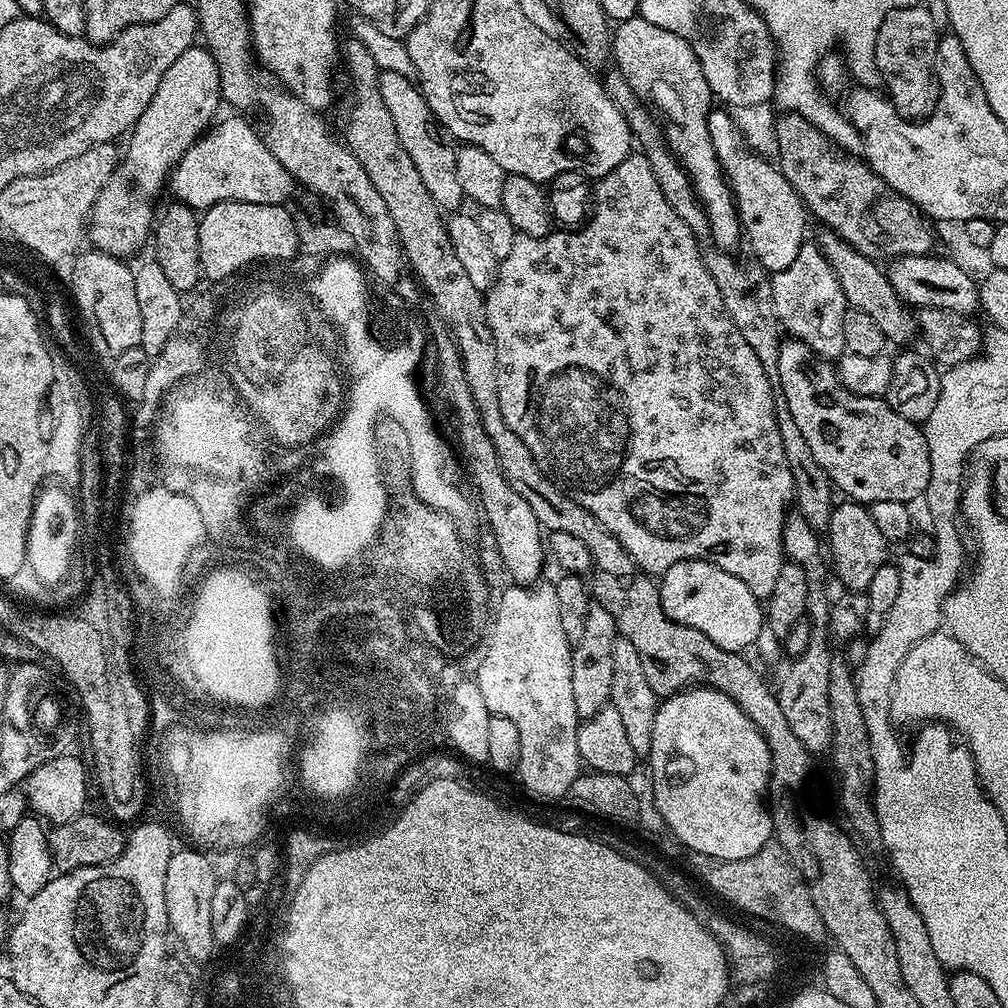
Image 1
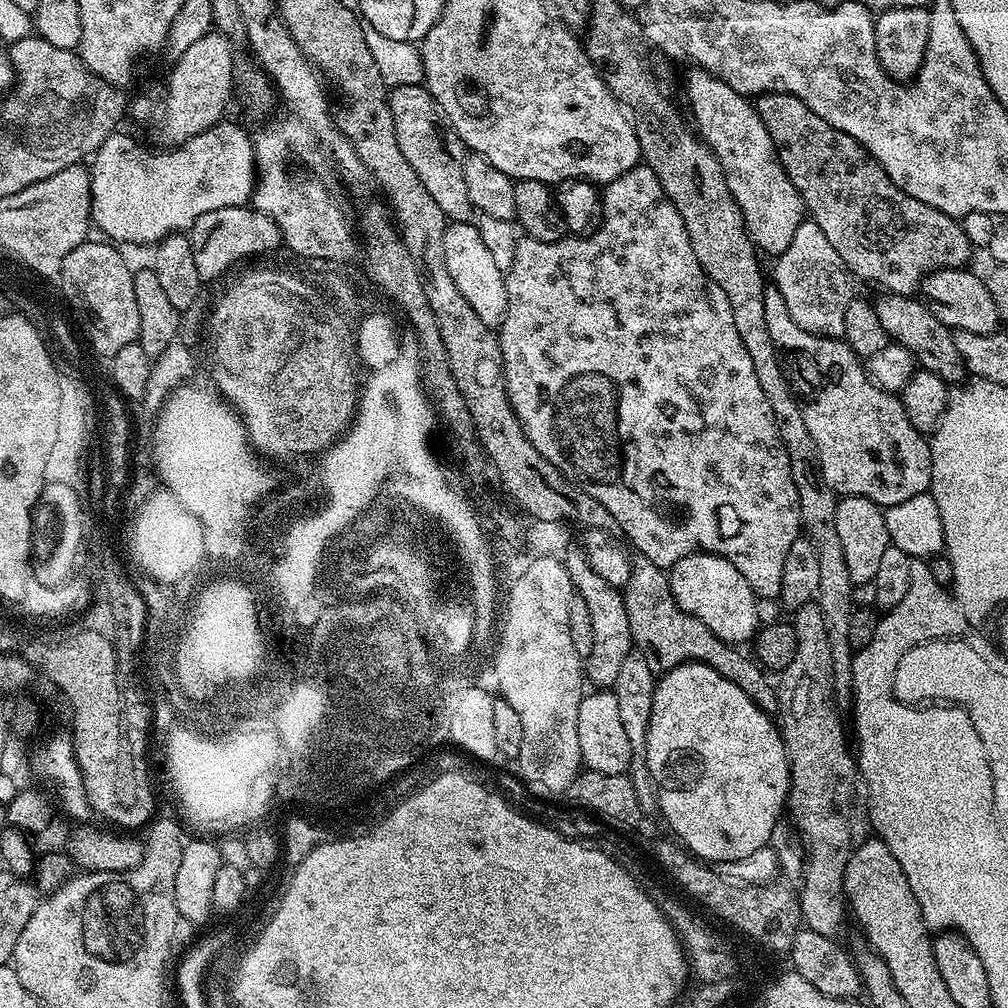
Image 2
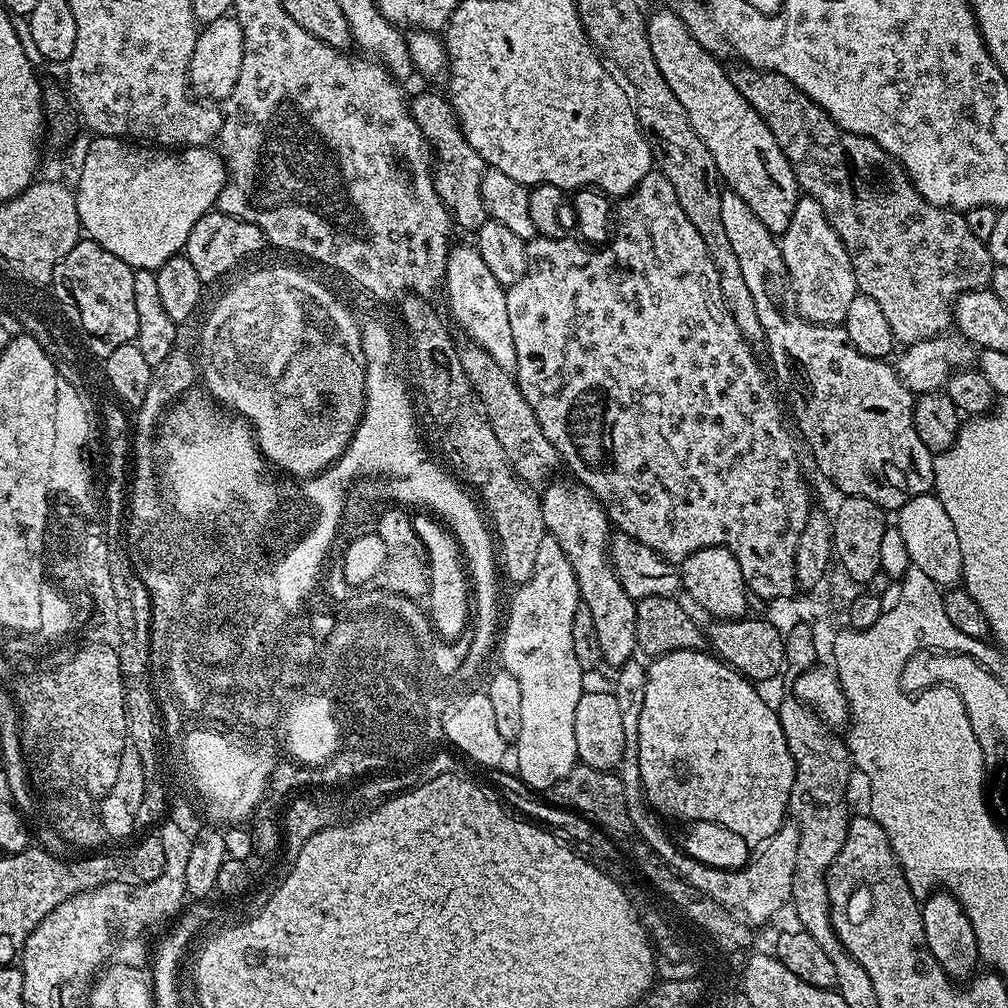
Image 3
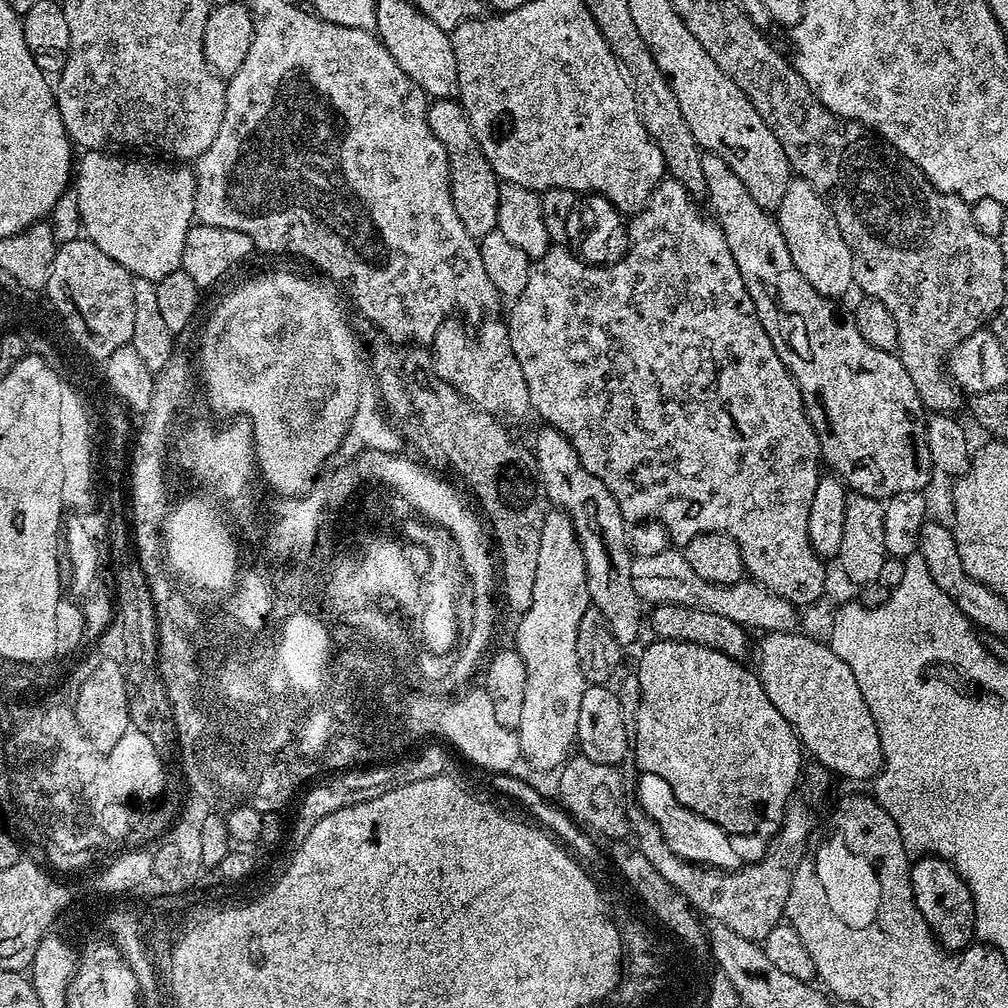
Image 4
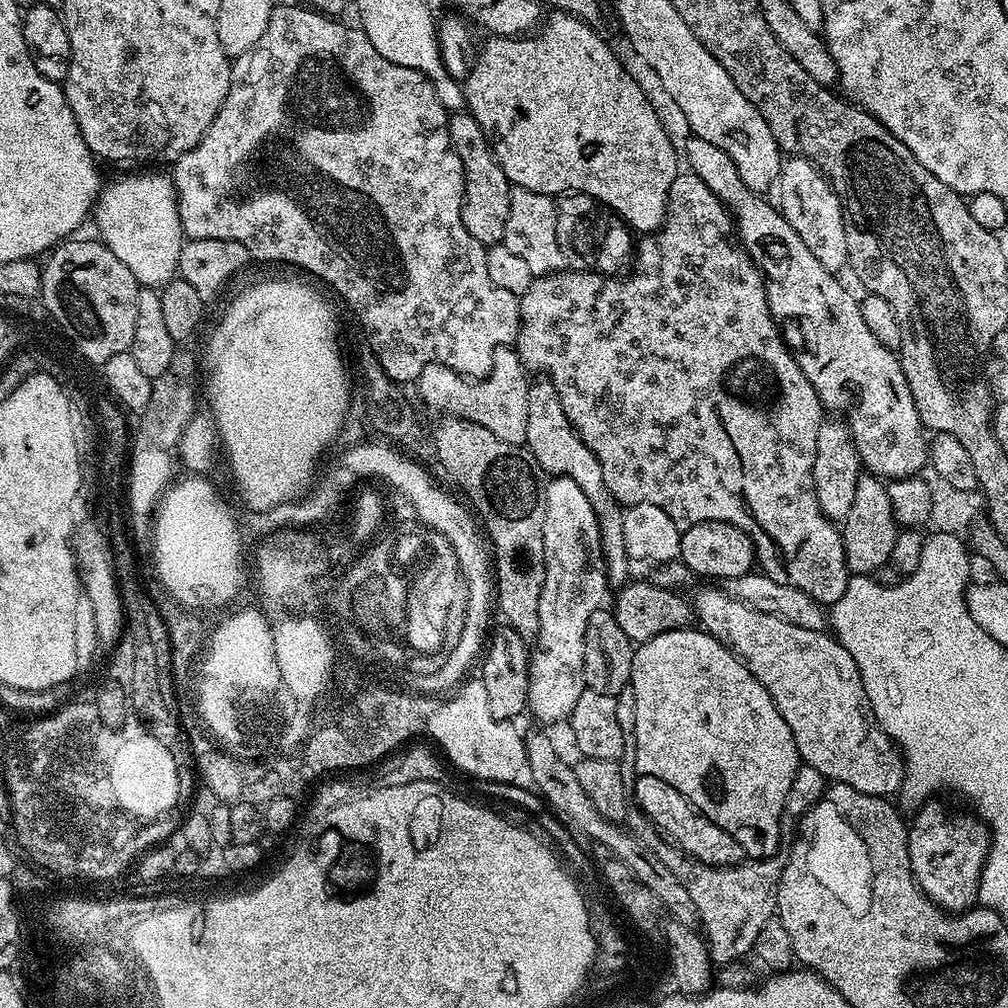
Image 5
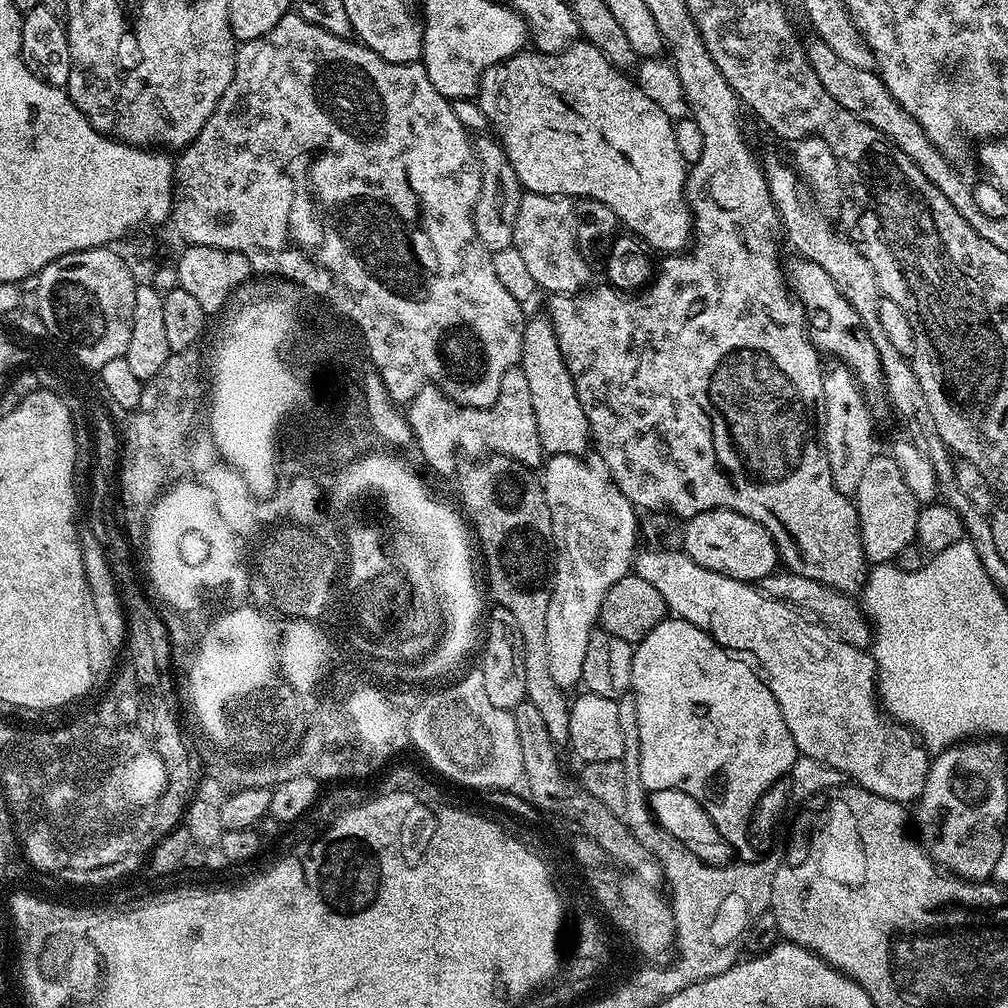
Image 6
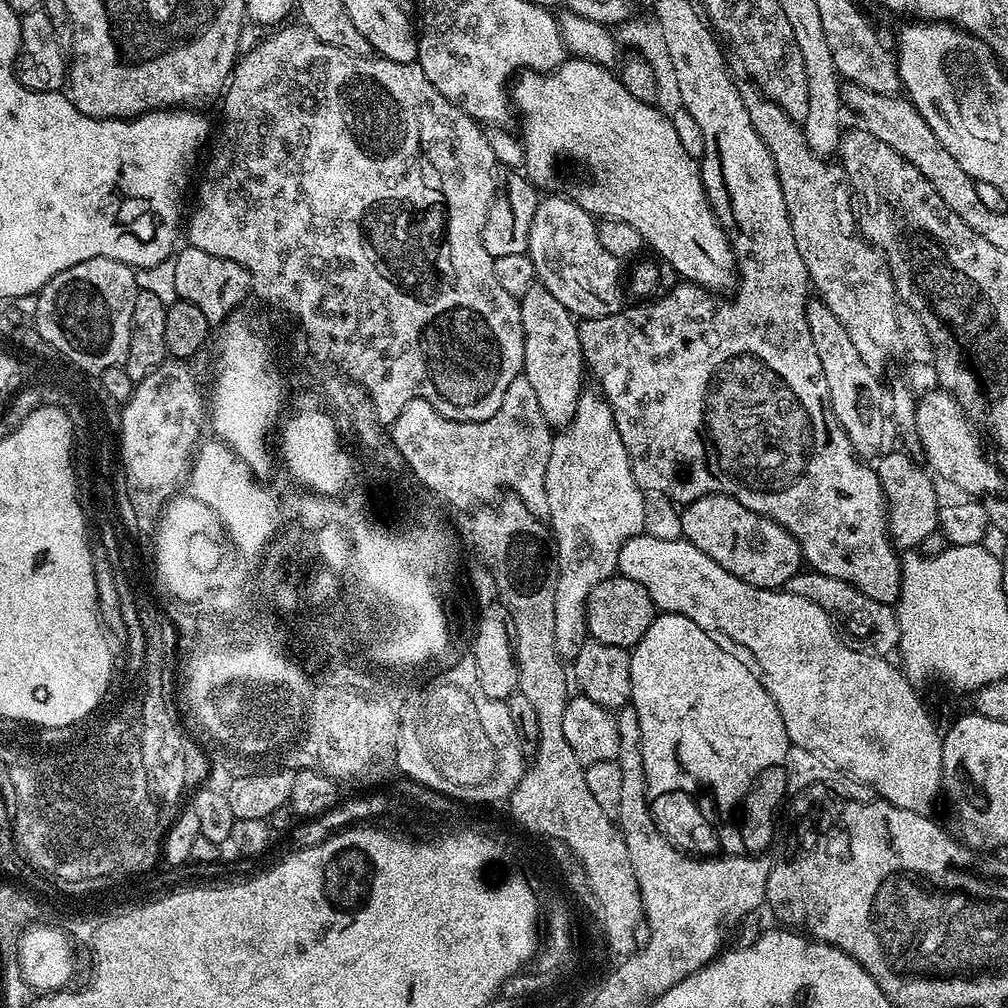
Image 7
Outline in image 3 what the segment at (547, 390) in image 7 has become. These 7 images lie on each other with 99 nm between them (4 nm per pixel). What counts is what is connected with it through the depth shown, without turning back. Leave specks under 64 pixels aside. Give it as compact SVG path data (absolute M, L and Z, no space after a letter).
M571 479L555 480L543 489L545 492L539 493L544 527L547 535L554 537L558 546L562 546L566 562L570 562L574 570L581 604L590 606L590 614L594 618L594 627L598 633L598 646L602 646L603 663L616 670L626 661L633 659L638 652L636 601L626 594L613 568L613 560L609 555L608 513L600 505L600 499L583 484Z

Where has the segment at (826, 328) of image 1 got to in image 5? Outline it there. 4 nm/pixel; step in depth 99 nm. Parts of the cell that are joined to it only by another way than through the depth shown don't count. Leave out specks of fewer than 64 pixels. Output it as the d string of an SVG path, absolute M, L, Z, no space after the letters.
M788 156L780 166L779 188L778 207L786 222L790 222L794 230L798 230L798 238L806 242L810 254L814 254L814 258L818 258L818 262L822 262L826 270L839 273L840 267L848 264L848 251L844 208L840 205L840 199L832 188L832 183L812 161L801 156Z

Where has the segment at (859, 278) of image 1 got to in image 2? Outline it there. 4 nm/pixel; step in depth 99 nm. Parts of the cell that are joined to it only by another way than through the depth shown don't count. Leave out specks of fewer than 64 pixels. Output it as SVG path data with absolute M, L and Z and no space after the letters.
M880 294L877 297L874 305L889 341L906 346L906 350L910 350L910 354L915 357L917 365L923 371L938 374L949 386L959 385L965 379L963 376L966 376L966 365L958 354L958 348L954 346L953 329L938 322L938 318L934 318L934 314L923 299L891 294Z

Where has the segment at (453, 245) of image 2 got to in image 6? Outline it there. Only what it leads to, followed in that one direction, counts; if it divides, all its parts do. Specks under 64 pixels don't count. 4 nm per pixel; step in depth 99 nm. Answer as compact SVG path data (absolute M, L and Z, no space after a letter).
M519 366L506 370L502 378L502 390L498 398L488 408L464 408L461 404L454 403L440 388L431 386L420 388L418 394L408 401L406 415L415 447L420 447L424 460L436 472L448 476L457 471L456 451L461 448L464 452L472 454L499 454L509 456L519 464L536 466L545 459L546 453L542 442L538 438L538 421L534 419L534 406L530 399L530 382L526 382L526 374L522 374Z

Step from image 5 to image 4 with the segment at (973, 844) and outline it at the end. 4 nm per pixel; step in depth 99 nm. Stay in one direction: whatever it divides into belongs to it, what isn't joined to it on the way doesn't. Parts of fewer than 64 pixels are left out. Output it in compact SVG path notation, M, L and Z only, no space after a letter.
M921 855L911 865L910 875L916 905L918 910L922 910L922 918L926 918L926 926L930 926L932 937L949 952L958 952L973 943L976 935L974 898L952 865L939 856Z

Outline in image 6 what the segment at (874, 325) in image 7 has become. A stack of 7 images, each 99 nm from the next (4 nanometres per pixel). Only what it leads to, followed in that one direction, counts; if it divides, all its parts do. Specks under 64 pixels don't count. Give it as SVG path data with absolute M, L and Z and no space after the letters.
M768 152L760 158L761 167L767 178L767 186L771 192L772 201L776 204L777 215L781 227L786 230L789 242L794 246L795 252L801 259L814 261L822 270L830 276L830 280L838 287L855 312L859 314L861 324L864 325L871 336L875 349L878 350L880 365L883 368L884 390L887 390L891 402L897 414L906 421L907 435L916 449L924 453L937 478L938 494L946 492L944 484L956 483L956 467L953 455L944 442L942 436L935 427L934 417L927 407L926 398L923 397L921 383L912 370L907 357L898 353L898 350L887 340L882 326L878 322L878 306L881 297L874 278L873 268L859 247L850 243L839 231L831 226L827 216L819 205L811 197L811 193L804 187L803 181L795 172L795 169L787 162L782 162L776 152Z

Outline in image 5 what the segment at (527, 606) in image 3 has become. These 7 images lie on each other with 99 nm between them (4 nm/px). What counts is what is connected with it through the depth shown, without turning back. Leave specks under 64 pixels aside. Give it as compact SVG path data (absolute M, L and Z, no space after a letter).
M565 476L547 481L544 488L542 542L544 581L542 598L538 602L538 634L526 665L527 711L534 712L544 724L556 724L571 717L574 702L578 702L584 693L586 622L590 622L590 614L594 614L594 610L602 607L604 595L610 591L601 555L600 527L578 482Z

